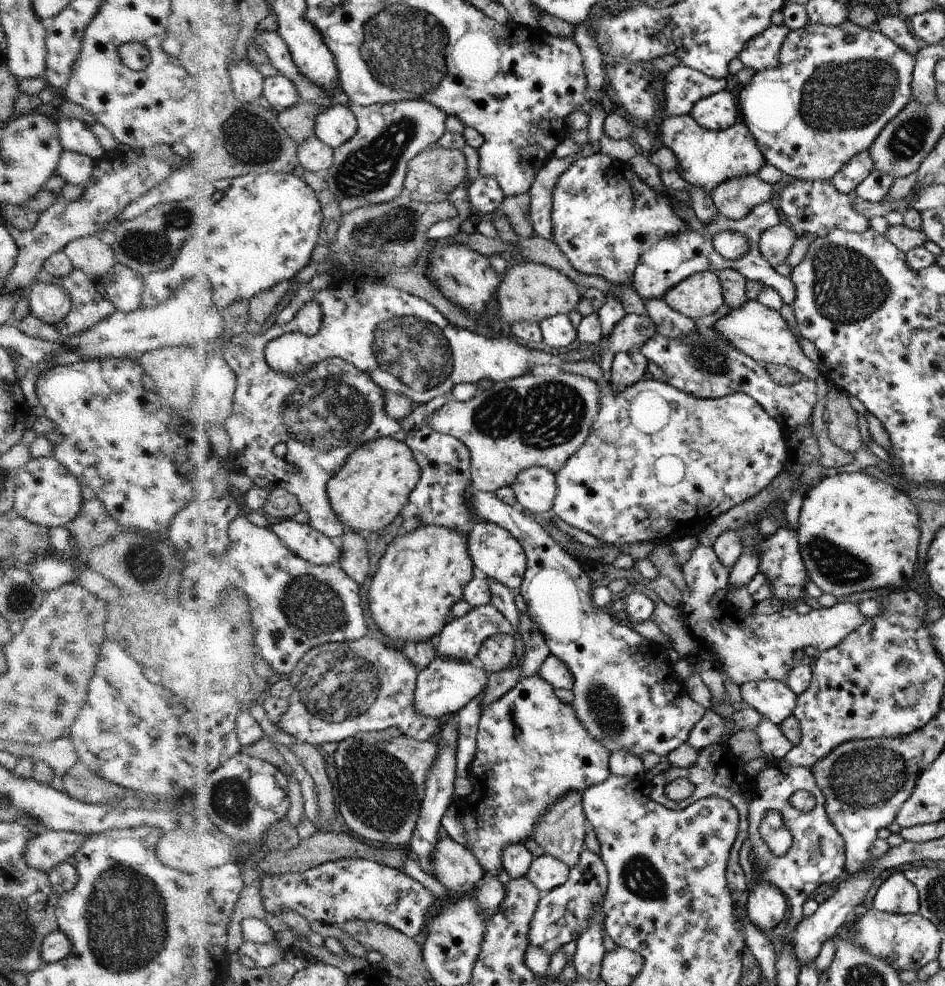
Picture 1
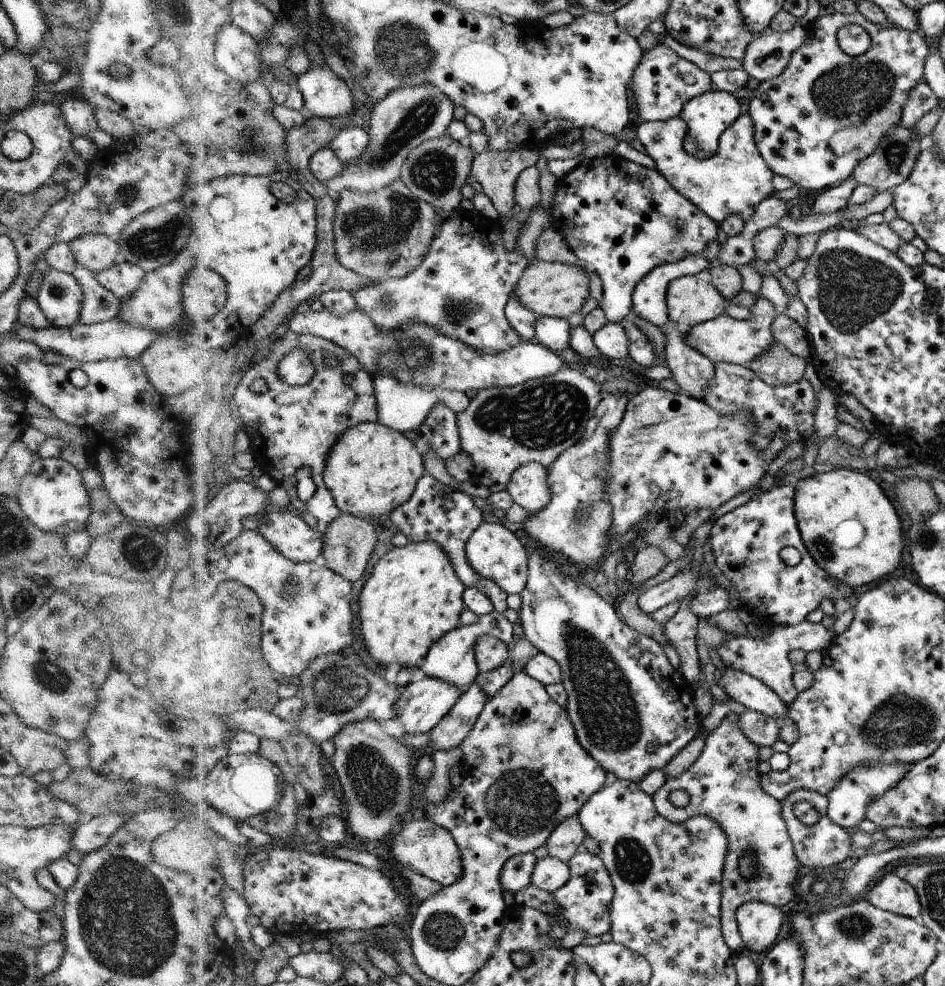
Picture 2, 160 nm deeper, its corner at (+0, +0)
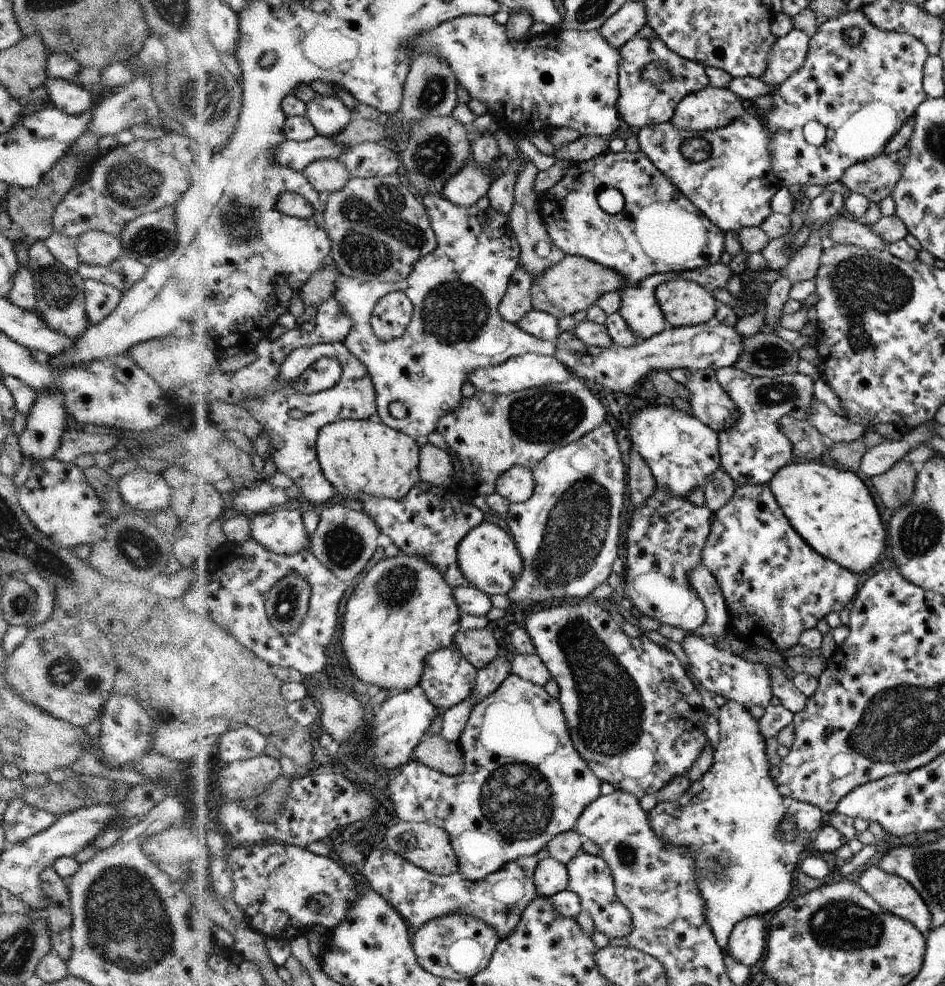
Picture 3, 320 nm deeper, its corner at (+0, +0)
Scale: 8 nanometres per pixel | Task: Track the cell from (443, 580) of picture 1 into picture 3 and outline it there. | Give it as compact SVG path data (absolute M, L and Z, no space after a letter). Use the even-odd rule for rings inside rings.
M403 552L395 558L384 558L368 572L367 576L353 592L347 604L345 622L342 622L342 631L344 631L342 642L347 660L349 661L349 666L360 680L368 684L380 686L381 689L385 688L386 690L390 690L392 694L413 690L423 682L427 659L431 657L432 654L438 652L438 650L448 648L448 646L451 646L455 642L455 636L460 632L459 621L461 617L460 608L458 608L458 604L456 604L456 600L454 600L454 587L444 578L444 572L440 570L440 566L434 566L434 564L428 562L428 558L424 556L409 556Z

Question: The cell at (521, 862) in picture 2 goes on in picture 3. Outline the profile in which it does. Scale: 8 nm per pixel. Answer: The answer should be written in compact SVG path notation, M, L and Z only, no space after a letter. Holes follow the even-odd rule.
M389 847L376 850L365 862L362 876L379 894L388 900L412 924L415 930L446 914L472 914L499 931L500 939L507 938L522 921L527 907L538 897L535 888L535 870L539 861L533 856L524 856L508 862L500 871L480 882L463 878L460 872L440 876L416 866L396 854Z

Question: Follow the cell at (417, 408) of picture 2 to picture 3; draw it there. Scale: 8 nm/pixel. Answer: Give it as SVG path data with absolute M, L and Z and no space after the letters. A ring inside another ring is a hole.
M429 192L428 195L422 197L424 202L427 204L428 211L431 215L432 226L435 227L435 232L437 233L439 239L439 246L435 253L425 257L423 261L416 266L415 273L413 273L408 279L404 280L404 282L362 281L360 278L344 275L340 276L338 292L335 294L336 298L340 300L340 304L344 306L346 314L350 314L350 316L352 316L352 320L354 320L354 329L352 330L352 334L348 336L345 343L348 348L350 348L351 352L354 352L356 356L363 360L363 363L367 364L368 369L371 371L372 380L374 380L379 395L379 415L377 418L386 423L387 426L390 426L395 430L403 431L405 434L411 435L413 438L420 438L420 436L426 436L437 431L440 420L442 420L446 414L452 414L452 409L458 409L459 406L463 404L463 396L461 392L462 386L476 370L500 365L511 360L513 357L520 357L522 354L527 353L553 356L556 350L555 343L534 338L534 336L527 334L526 331L522 331L522 328L519 328L516 324L507 322L507 320L499 314L499 306L502 304L503 298L507 295L508 286L515 275L515 271L519 269L522 257L522 248L519 247L519 242L515 238L514 232L510 230L510 220L508 219L508 215L500 214L500 212L491 207L486 208L486 210L478 210L476 205L468 207L456 206L454 203L450 202L450 200L447 200L443 194L432 194L432 192ZM397 291L403 291L405 294L408 294L408 297L414 302L414 319L412 324L410 324L410 327L406 330L406 334L404 334L402 338L398 338L398 340L384 340L382 336L379 336L379 332L376 330L376 326L374 326L373 317L376 311L376 306L378 306L378 302L383 301L383 298L388 297L388 294ZM394 402L401 402L407 406L408 415L406 418L402 418L402 420L400 420L395 418L394 414L390 412L390 404L394 404Z

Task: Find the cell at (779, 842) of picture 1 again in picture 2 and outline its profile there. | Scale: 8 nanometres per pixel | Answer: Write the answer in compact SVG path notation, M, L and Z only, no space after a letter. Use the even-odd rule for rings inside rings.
M728 714L720 722L720 726L706 736L703 752L696 763L678 778L666 779L652 798L659 814L671 822L685 822L700 814L711 815L727 832L731 844L723 872L723 936L728 947L742 955L747 953L747 943L739 928L738 911L752 900L780 907L792 902L799 860L795 854L794 840L783 820L782 803L768 795L763 786L760 786L759 748L743 734L736 722L739 722L738 715ZM672 790L686 790L690 797L688 806L672 806L668 800ZM752 850L756 850L756 854L764 862L764 876L760 878L744 878L742 874L744 854Z

